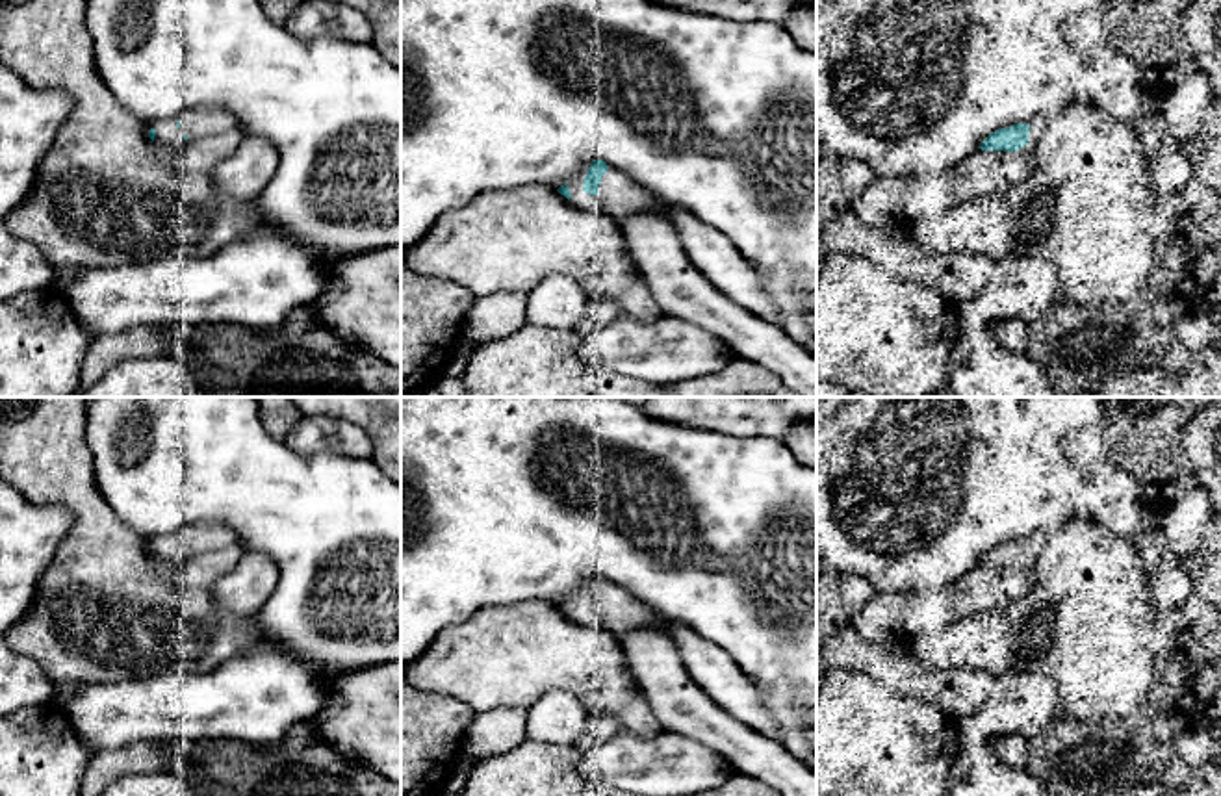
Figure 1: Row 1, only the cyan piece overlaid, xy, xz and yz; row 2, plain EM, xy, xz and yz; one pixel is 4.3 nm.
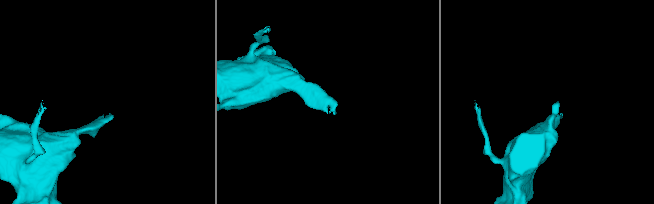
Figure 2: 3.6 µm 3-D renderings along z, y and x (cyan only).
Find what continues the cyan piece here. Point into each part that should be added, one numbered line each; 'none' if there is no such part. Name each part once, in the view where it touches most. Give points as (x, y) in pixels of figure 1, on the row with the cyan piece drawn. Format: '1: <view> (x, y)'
1: xz (616, 193)

